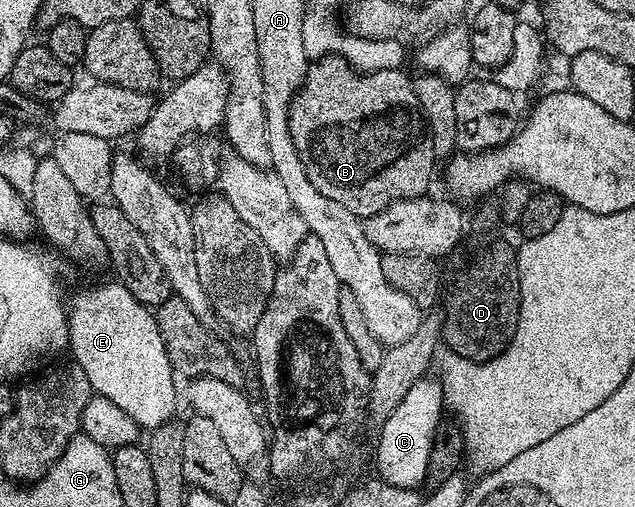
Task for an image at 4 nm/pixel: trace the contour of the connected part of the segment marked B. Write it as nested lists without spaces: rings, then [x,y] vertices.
[[[321,56],[313,59],[308,66],[308,76],[304,80],[292,102],[292,109],[288,115],[290,118],[291,137],[294,138],[294,146],[298,150],[298,158],[302,158],[302,166],[306,166],[306,178],[318,186],[326,198],[334,198],[338,206],[346,206],[354,215],[361,218],[367,218],[378,214],[395,202],[395,200],[409,200],[415,196],[423,196],[429,191],[432,184],[432,171],[436,168],[438,157],[436,151],[432,149],[432,136],[428,133],[428,124],[424,121],[424,111],[420,109],[420,103],[416,97],[416,92],[412,88],[410,76],[404,73],[400,68],[391,68],[390,70],[374,70],[373,72],[358,72],[348,61],[341,56]]]

